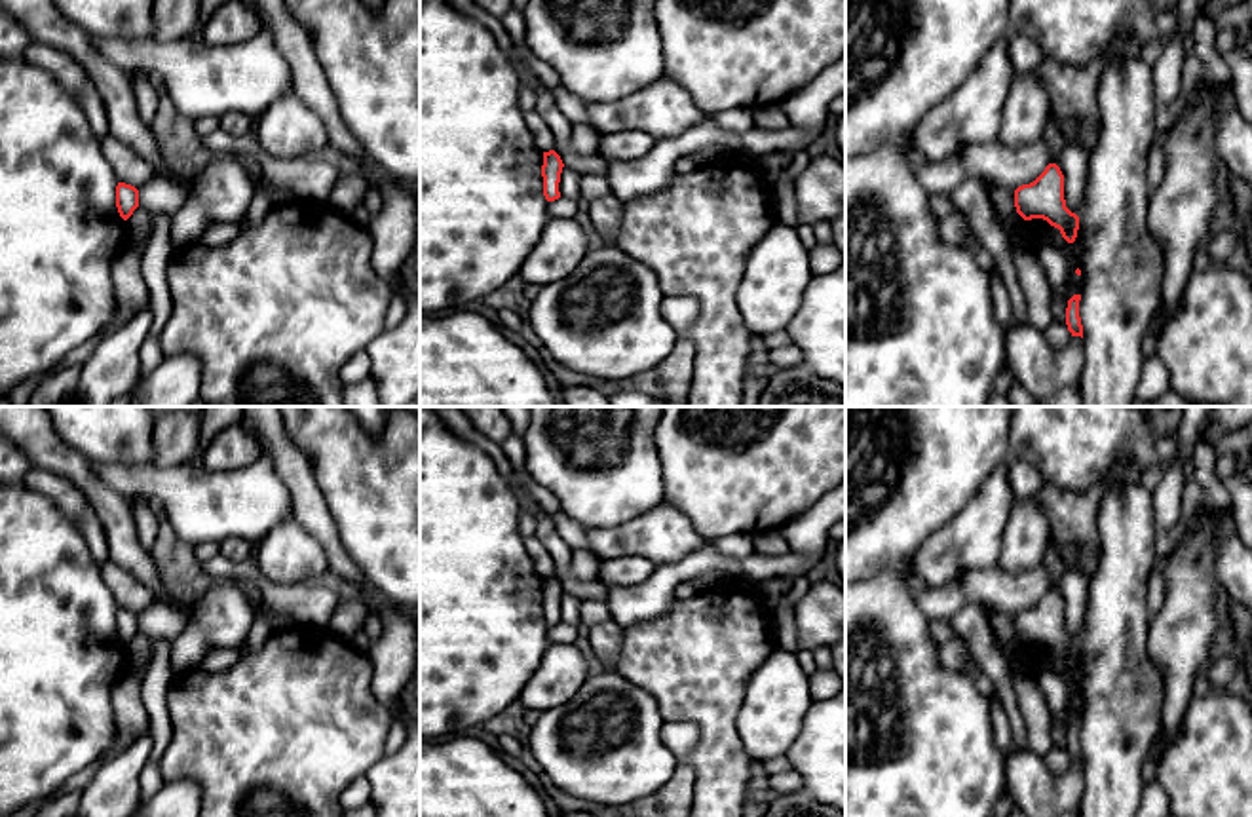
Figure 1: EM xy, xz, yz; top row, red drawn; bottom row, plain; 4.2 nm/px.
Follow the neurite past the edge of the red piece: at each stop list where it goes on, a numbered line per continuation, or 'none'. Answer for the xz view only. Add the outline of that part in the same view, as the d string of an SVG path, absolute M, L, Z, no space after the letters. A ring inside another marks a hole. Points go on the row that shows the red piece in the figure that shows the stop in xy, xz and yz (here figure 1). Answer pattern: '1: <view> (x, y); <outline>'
none

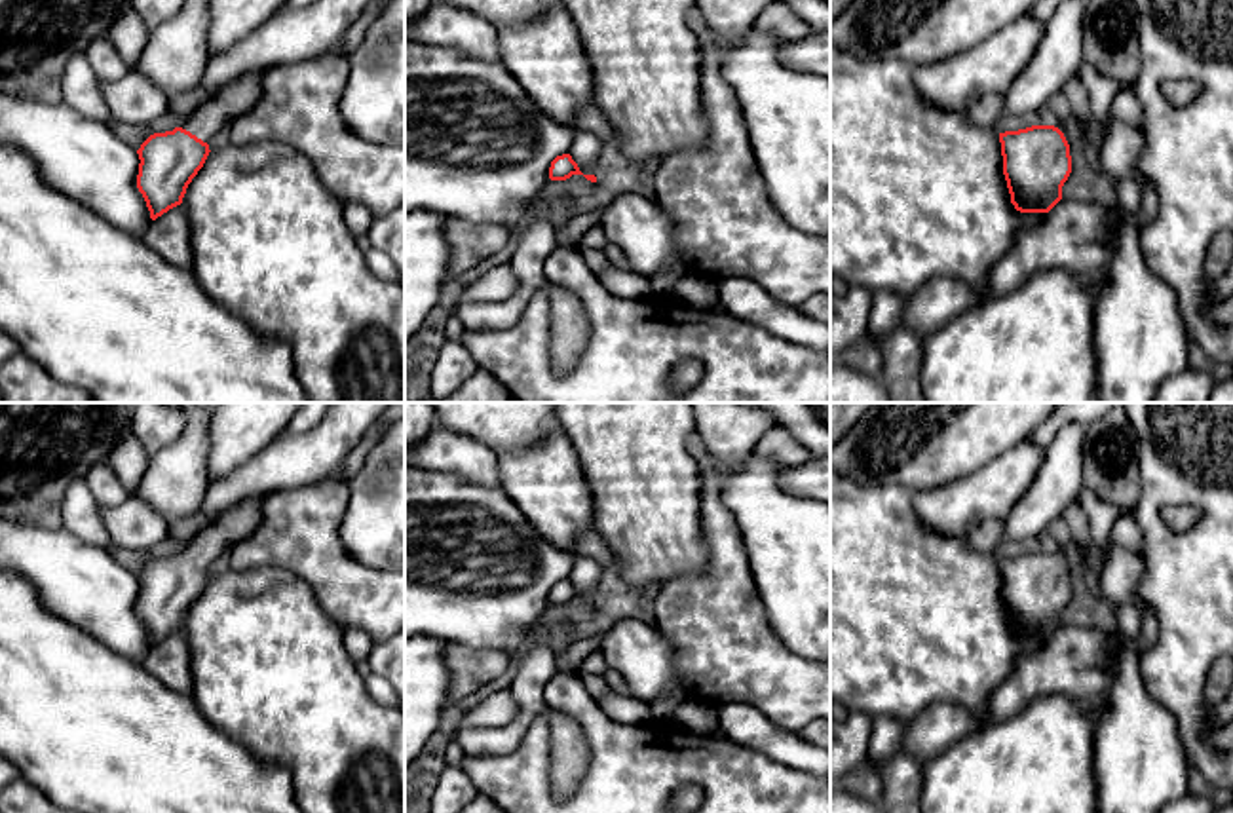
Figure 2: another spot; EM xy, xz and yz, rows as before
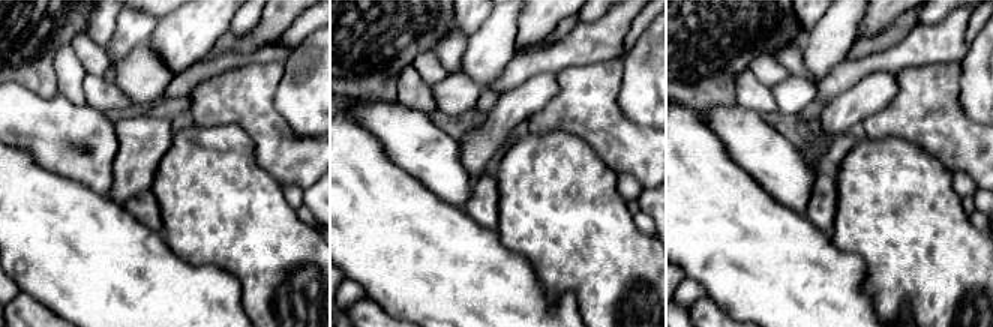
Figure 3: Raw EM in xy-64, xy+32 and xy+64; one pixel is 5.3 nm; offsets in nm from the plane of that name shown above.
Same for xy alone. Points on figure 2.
1: xy (236, 97); M247 72L239 78L224 84L211 99L199 104L186 120L179 125L203 142L209 141L234 120L243 116L255 106L262 95L262 74Z

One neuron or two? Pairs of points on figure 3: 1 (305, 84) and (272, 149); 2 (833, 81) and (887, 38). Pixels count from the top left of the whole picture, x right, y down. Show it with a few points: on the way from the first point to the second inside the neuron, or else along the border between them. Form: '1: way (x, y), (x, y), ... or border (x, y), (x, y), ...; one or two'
1: border (276, 86), (276, 111), (296, 134), (314, 138); two
2: border (897, 42), (881, 51), (846, 60); two

